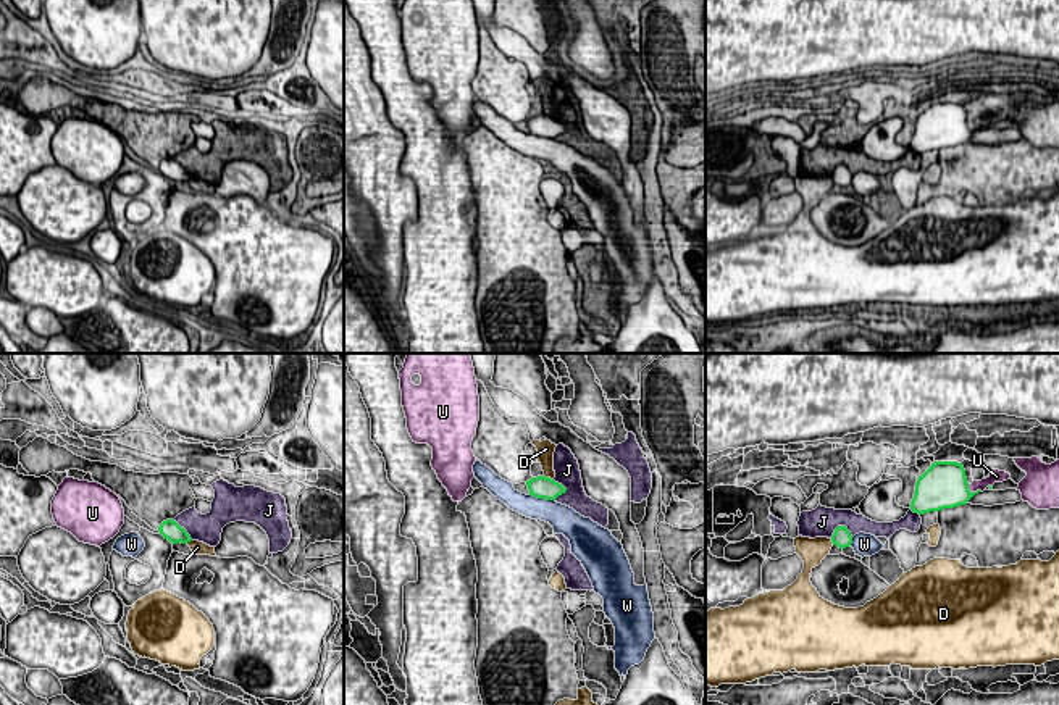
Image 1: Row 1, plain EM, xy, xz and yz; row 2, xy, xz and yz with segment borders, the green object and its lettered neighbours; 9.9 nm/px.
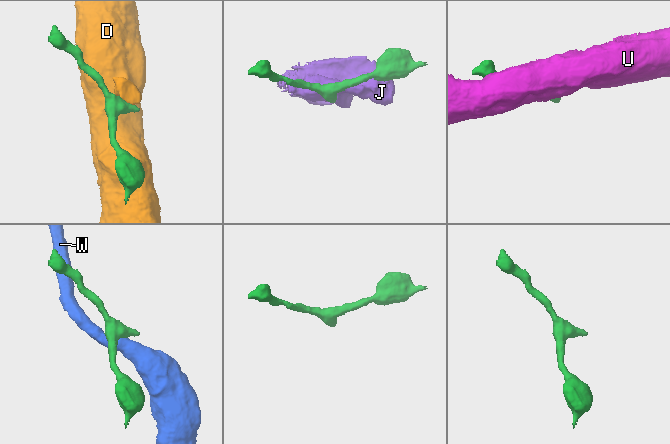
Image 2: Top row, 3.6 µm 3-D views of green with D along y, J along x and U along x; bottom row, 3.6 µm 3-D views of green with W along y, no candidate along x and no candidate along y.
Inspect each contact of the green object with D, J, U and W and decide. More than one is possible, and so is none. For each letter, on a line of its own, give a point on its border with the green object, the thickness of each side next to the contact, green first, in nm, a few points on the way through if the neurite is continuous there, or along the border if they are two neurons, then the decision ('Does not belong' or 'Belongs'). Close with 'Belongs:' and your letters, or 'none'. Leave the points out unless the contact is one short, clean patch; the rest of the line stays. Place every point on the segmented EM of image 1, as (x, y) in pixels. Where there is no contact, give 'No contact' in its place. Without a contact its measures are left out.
D: Touches green at xz (549, 478). Thickness 220 nm (green) against 160 nm. Boundary: xz (544, 475), (552, 479). Does not belong
J: Touches green at yz (840, 526). Thickness 190 nm (green) against 300 nm. Does not belong
U: Touches green at yz (974, 492). Thickness 380 nm (green) against 100 nm. Does not belong
W: Touches green at xz (543, 497). Thickness 220 nm (green) against 240 nm. Boundary: xz (530, 494), (554, 500). Does not belong
Belongs: none

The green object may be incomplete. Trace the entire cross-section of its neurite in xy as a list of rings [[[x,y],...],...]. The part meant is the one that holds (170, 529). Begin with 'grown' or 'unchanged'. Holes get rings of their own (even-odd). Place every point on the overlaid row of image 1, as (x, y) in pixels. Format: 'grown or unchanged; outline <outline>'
unchanged; outline [[[166,519],[158,528],[160,534],[168,539],[171,544],[187,544],[190,542],[190,536],[184,528],[181,528],[174,519]]]

